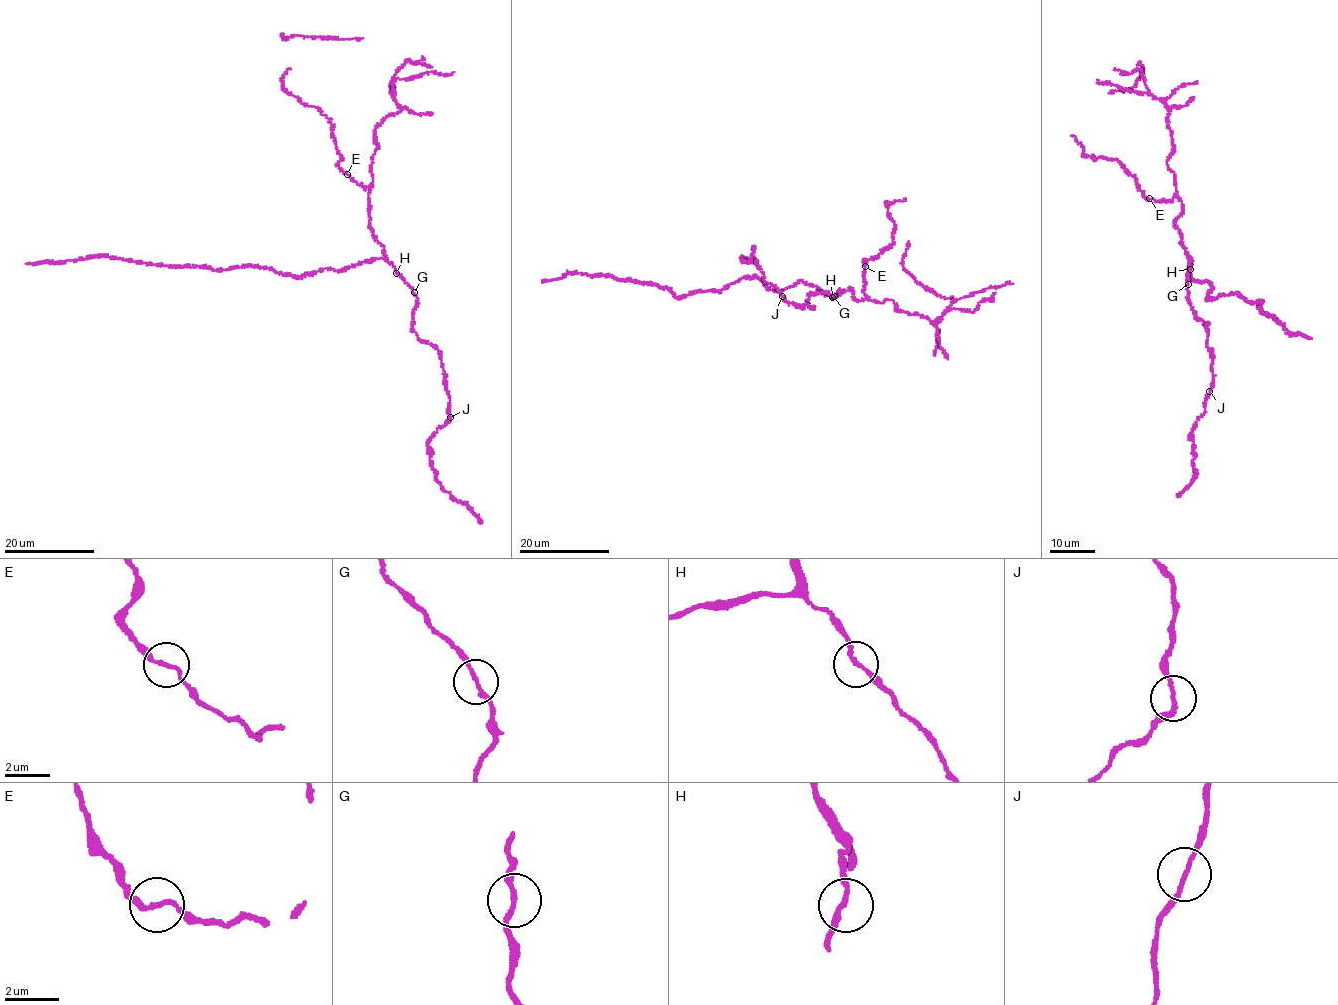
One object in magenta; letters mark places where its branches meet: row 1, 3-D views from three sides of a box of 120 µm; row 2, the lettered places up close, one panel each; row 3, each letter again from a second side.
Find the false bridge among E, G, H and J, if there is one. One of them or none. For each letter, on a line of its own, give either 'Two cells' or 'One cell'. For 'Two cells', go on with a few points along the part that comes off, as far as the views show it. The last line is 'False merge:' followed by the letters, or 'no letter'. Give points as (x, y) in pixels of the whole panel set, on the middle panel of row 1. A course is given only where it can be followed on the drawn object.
E: One cell
G: One cell
H: One cell
J: One cell
False merge: no letter

